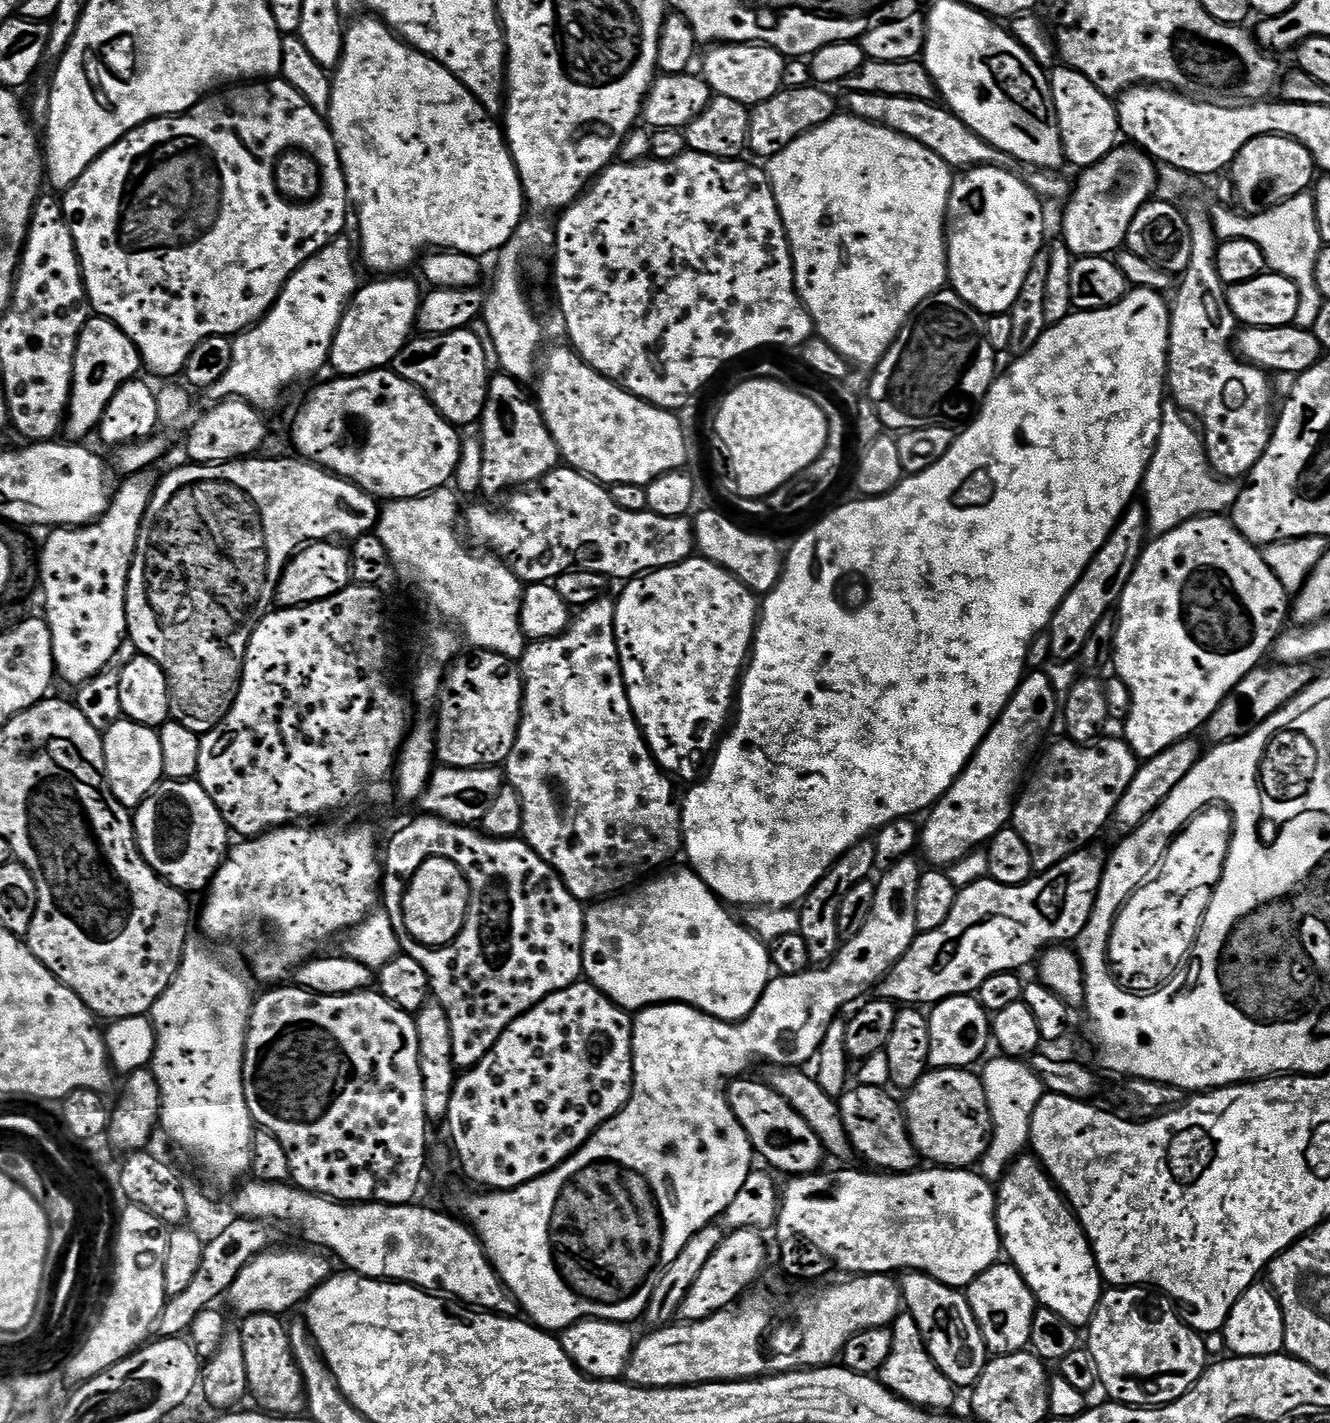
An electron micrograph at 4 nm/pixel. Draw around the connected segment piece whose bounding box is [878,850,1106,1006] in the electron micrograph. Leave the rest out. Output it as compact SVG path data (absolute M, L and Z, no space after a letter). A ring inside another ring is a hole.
M1081 850L1070 854L1050 870L1033 875L1025 884L1006 886L997 880L985 878L959 889L954 910L950 910L950 918L946 918L942 926L917 935L910 950L906 950L906 954L880 981L879 995L900 1006L931 1006L940 1004L946 998L970 996L979 993L979 988L991 976L1000 976L1003 972L1026 967L1049 946L1075 941L1086 922L1090 922L1106 863L1105 853L1092 851Z

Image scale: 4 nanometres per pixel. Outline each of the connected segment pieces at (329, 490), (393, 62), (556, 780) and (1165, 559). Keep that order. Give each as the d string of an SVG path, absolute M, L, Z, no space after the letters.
M241 458L231 462L225 462L222 464L194 464L191 462L185 463L185 468L176 468L173 472L168 472L165 476L159 477L156 485L156 493L152 495L152 500L148 504L146 514L142 518L142 526L140 527L140 533L138 534L138 542L136 543L136 549L134 550L134 562L130 566L130 574L128 575L128 593L126 594L126 614L128 615L128 634L127 639L130 644L136 647L135 651L139 655L150 658L154 662L158 662L158 666L162 666L162 670L166 674L166 682L168 683L168 690L172 694L172 701L170 702L170 710L172 711L171 719L177 720L182 726L186 726L186 730L194 730L198 733L206 733L211 730L215 725L219 724L222 717L230 709L232 709L232 700L236 696L236 691L240 689L240 676L244 673L244 655L248 649L248 643L250 638L254 634L254 630L260 625L260 620L266 613L273 607L276 599L276 587L278 582L282 578L284 568L288 565L289 560L300 551L306 544L313 542L328 542L333 538L340 538L336 536L348 536L347 538L355 538L357 536L367 536L375 529L377 520L380 519L380 508L378 507L378 501L375 496L372 496L369 492L364 492L358 487L357 484L352 484L348 480L343 480L342 477L334 475L332 472L328 472L325 468L320 468L314 463L311 463L303 458L295 458L296 460L256 460L260 458Z
M368 14L363 18L356 18L347 25L344 34L344 49L342 50L342 58L339 64L336 65L334 69L334 75L332 76L332 93L330 94L330 106L328 107L326 113L326 119L329 128L332 130L332 137L336 143L336 148L340 152L340 165L344 171L344 177L346 178L346 186L348 187L348 198L351 207L354 209L354 220L360 223L360 244L358 240L358 252L362 257L362 264L369 268L370 271L376 272L372 274L404 274L409 271L408 267L412 263L419 261L422 254L427 253L429 250L447 250L449 252L461 252L462 254L470 254L471 256L478 256L481 258L487 257L487 252L492 252L491 254L499 253L500 248L506 242L510 242L510 238L516 233L516 227L519 226L521 220L525 219L526 212L526 201L524 198L524 191L522 190L522 182L520 181L520 175L516 169L516 164L512 161L512 155L508 149L508 142L504 138L504 134L499 123L496 124L493 117L486 111L484 107L476 101L474 94L470 94L470 90L466 90L466 86L462 86L462 82L458 82L458 78L454 78L454 74L450 74L450 70L446 70L446 66L442 66L439 62L433 58L433 56L428 56L424 52L419 52L416 48L411 48L410 45L401 40L383 20L377 18L375 15Z
M601 598L583 605L577 611L580 613L577 616L575 613L569 619L568 631L560 636L555 636L549 640L534 640L525 647L524 654L518 661L520 677L524 679L524 705L520 711L520 725L518 726L518 734L514 738L514 750L510 750L506 761L507 783L516 791L522 804L523 840L563 878L564 885L568 887L570 894L574 894L574 898L581 902L596 902L601 898L611 898L631 889L633 885L643 881L649 874L663 869L667 865L664 863L675 852L679 853L682 848L681 805L678 803L678 796L672 793L673 781L652 759L652 752L648 748L647 742L644 741L644 735L640 733L639 726L636 725L618 658L616 600L608 599Z
M1227 515L1199 516L1166 534L1149 539L1145 543L1144 552L1134 566L1134 574L1130 574L1130 582L1126 582L1120 595L1119 612L1120 616L1118 615L1116 620L1116 638L1112 645L1111 663L1116 664L1115 675L1122 682L1126 682L1132 699L1128 715L1122 721L1122 727L1124 727L1122 736L1132 747L1134 755L1141 761L1146 761L1162 754L1162 750L1174 746L1179 740L1189 739L1193 734L1196 734L1199 728L1201 731L1207 725L1210 714L1214 714L1214 710L1218 710L1222 698L1226 698L1226 694L1230 694L1230 690L1234 690L1234 686L1238 686L1238 682L1242 682L1242 678L1246 678L1246 674L1261 667L1263 660L1260 659L1267 652L1269 655L1273 651L1276 638L1281 635L1282 629L1285 627L1285 625L1283 626L1284 620L1286 624L1289 619L1290 594L1282 586L1282 582L1278 582L1274 570L1270 570L1270 566L1266 566L1263 551L1257 545L1250 543L1242 534L1238 534Z

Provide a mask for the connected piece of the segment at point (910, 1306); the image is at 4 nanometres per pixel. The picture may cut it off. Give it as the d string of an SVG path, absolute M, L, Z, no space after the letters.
M905 1271L898 1280L903 1307L918 1322L930 1358L950 1378L957 1389L968 1390L978 1382L982 1370L988 1365L990 1353L978 1330L978 1322L968 1305L968 1297L959 1288L951 1288L924 1272Z

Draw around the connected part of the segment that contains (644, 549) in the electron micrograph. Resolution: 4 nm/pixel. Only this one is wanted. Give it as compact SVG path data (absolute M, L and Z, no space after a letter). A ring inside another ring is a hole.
M555 468L537 483L513 491L508 498L504 512L488 504L472 504L469 508L467 505L462 512L462 528L466 536L468 531L467 539L472 539L480 547L477 549L487 550L498 557L525 585L552 582L564 572L573 570L597 572L613 581L627 582L643 576L645 572L680 564L694 552L694 524L688 516L666 518L647 510L635 512L623 509L605 485L583 476L574 468Z

